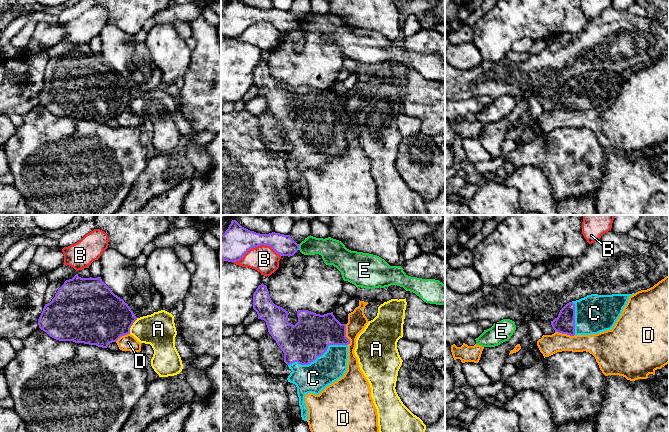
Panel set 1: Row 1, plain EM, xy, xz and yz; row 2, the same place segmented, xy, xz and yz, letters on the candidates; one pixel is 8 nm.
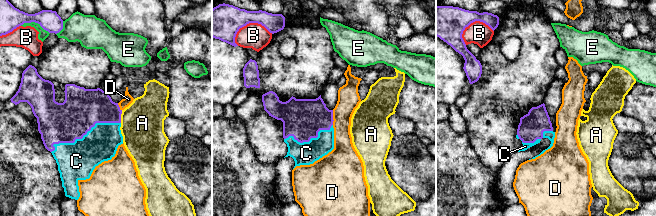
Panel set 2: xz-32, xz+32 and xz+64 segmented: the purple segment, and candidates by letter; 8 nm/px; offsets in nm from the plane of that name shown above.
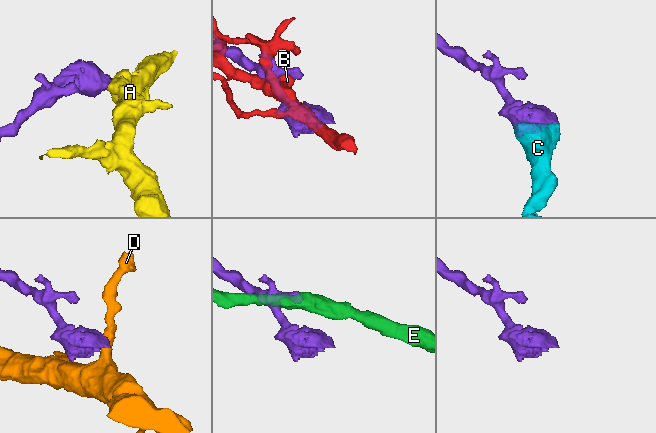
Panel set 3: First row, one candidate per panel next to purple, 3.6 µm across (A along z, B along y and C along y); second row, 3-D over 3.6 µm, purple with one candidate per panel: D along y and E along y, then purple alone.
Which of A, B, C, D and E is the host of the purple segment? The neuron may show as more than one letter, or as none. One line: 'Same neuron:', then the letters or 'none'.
Same neuron: C

